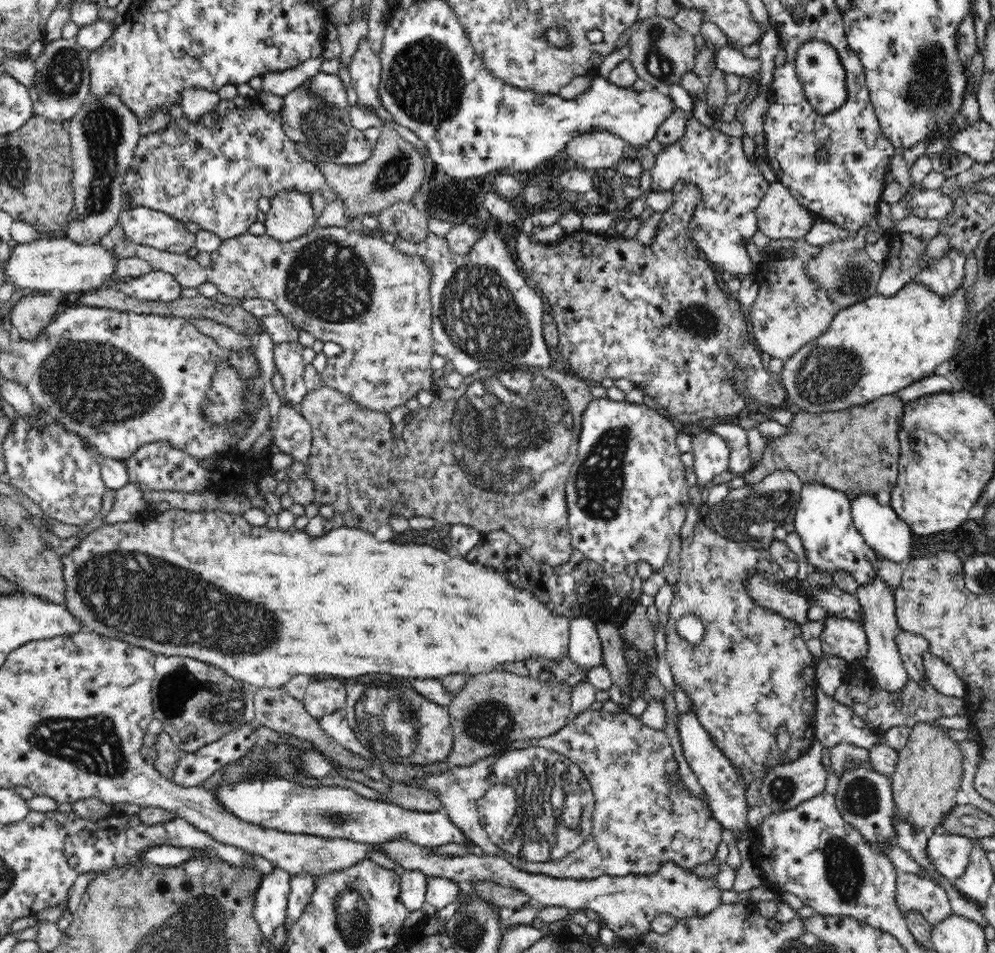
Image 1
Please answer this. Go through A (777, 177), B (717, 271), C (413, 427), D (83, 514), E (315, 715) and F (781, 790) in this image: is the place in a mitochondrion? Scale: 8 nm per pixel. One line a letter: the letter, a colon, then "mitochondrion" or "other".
A: other
B: other
C: other
D: other
E: other
F: mitochondrion

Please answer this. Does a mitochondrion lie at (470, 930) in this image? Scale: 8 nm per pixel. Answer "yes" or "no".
yes

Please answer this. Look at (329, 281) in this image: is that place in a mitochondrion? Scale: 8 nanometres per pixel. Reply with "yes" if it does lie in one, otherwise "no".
yes

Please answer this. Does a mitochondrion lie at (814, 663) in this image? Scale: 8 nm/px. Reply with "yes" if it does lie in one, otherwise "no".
no

